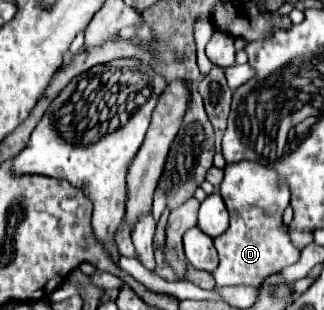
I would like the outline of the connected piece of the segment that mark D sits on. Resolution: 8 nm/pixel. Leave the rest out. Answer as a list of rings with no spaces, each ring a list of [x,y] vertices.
[[[255,161],[227,165],[219,193],[227,205],[231,223],[229,229],[215,239],[215,249],[221,259],[219,267],[213,271],[217,287],[259,287],[265,277],[299,261],[299,249],[291,243],[289,233],[283,229],[283,211],[289,205],[289,191],[287,187],[279,189],[277,173],[273,173],[273,169]]]

